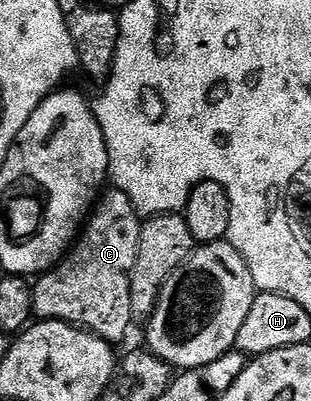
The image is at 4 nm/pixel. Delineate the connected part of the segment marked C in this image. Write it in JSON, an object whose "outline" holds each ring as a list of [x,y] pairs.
{"outline":[[[116,187],[103,191],[70,251],[50,271],[43,272],[33,281],[34,316],[38,320],[59,320],[76,328],[85,328],[102,340],[119,342],[118,340],[124,339],[134,320],[130,275],[136,266],[141,229],[142,220],[139,212],[132,206],[132,198],[128,198],[128,194]]]}

